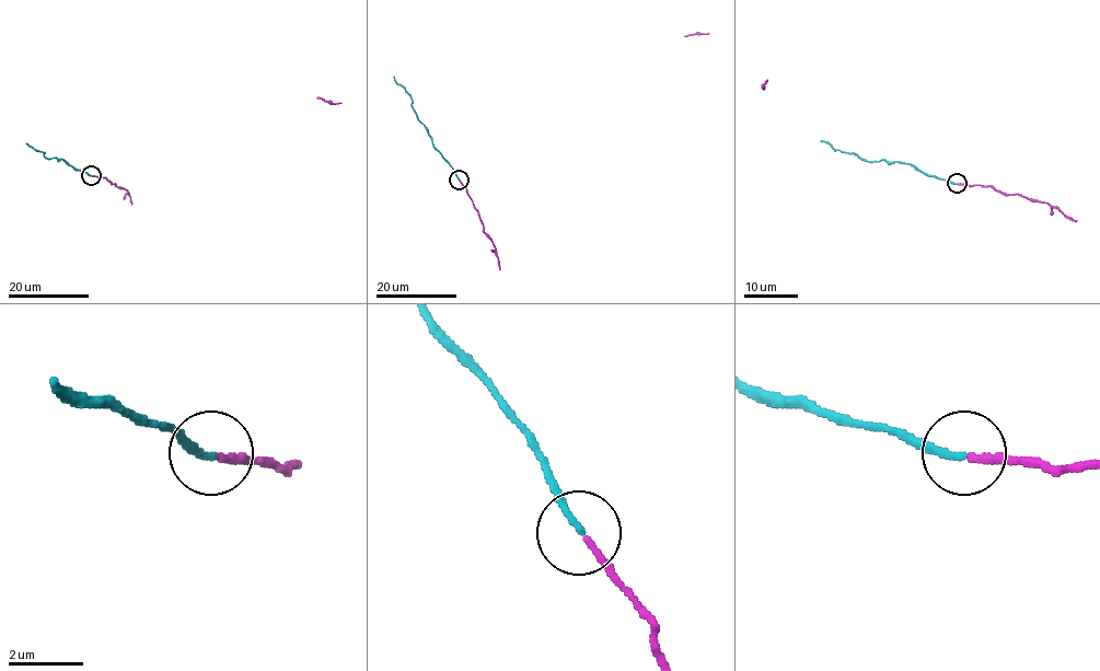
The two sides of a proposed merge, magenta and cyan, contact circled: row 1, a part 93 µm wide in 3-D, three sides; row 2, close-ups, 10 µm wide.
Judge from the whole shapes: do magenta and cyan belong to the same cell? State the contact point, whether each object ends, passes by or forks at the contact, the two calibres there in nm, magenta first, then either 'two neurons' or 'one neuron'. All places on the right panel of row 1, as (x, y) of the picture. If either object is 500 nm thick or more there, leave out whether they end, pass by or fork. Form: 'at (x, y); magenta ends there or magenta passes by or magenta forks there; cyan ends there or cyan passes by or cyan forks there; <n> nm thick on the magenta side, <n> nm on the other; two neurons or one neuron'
at (957, 183); magenta ends there; cyan ends there; 180 nm thick on the magenta side, 170 nm on the other; two neurons

